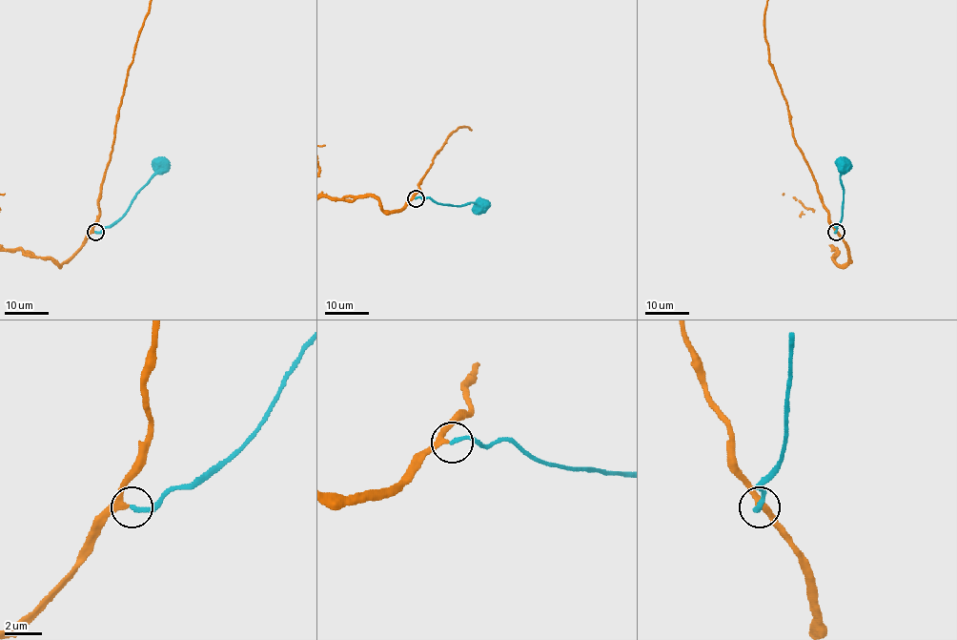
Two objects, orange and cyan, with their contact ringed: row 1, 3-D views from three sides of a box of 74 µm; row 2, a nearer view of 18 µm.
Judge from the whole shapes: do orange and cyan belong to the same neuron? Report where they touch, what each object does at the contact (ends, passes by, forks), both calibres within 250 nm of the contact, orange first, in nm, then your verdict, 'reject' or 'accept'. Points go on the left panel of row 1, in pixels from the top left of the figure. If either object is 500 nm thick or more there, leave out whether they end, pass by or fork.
at (95, 232); orange passes by; cyan ends there; 280 nm thick on the orange side, 220 nm on the other; accept

